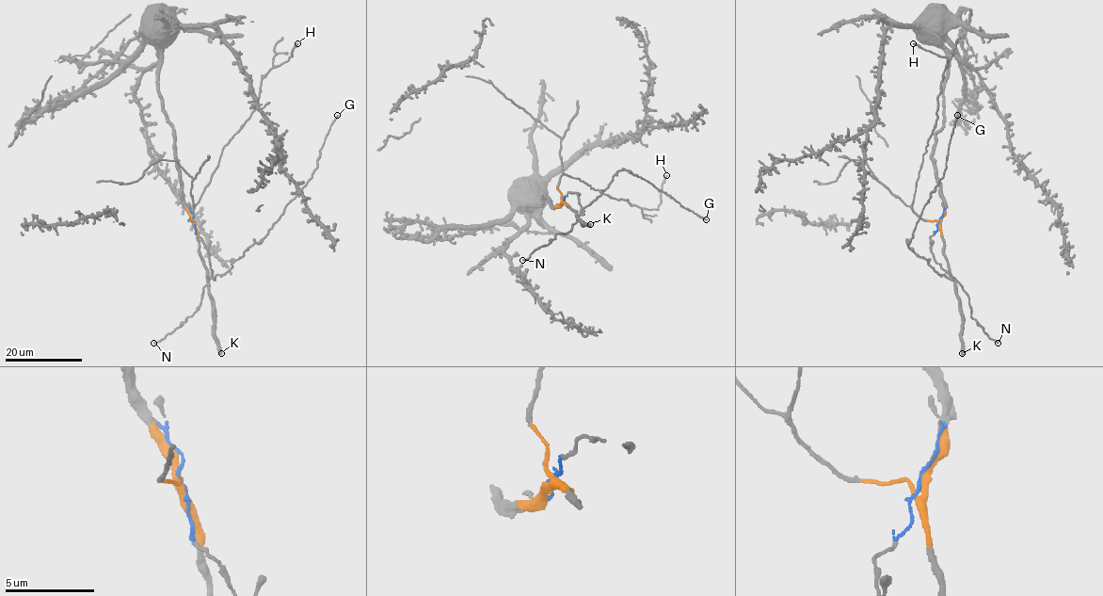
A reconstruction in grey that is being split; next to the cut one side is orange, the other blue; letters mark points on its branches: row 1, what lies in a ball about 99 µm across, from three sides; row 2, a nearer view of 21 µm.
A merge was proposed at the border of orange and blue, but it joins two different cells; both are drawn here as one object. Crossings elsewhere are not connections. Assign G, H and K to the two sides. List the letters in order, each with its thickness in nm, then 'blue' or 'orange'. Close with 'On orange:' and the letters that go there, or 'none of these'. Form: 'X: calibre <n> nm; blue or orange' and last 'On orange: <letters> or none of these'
G: calibre 140 nm; blue
H: calibre 200 nm; orange
K: calibre 500 nm; orange
On orange: H, K

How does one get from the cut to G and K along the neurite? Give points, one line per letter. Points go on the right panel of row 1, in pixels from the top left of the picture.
G: (939, 220), (937, 230), (930, 237), (930, 249), (951, 279), (938, 274), (907, 243), (942, 176), (957, 115)
K: (939, 220), (943, 255), (959, 300), (962, 354)

